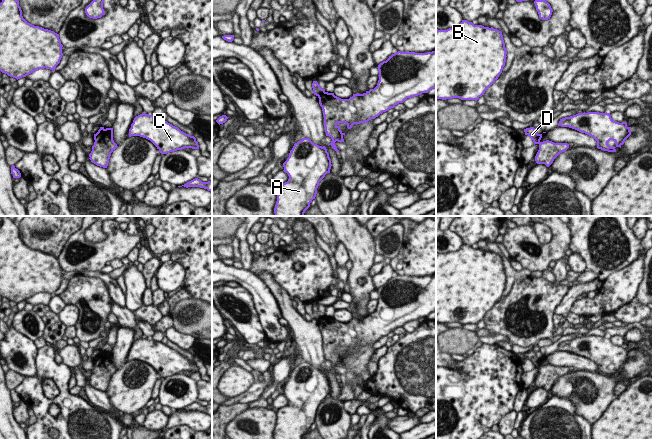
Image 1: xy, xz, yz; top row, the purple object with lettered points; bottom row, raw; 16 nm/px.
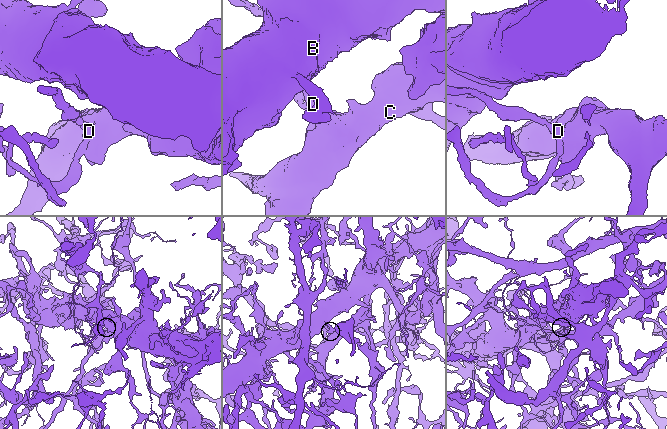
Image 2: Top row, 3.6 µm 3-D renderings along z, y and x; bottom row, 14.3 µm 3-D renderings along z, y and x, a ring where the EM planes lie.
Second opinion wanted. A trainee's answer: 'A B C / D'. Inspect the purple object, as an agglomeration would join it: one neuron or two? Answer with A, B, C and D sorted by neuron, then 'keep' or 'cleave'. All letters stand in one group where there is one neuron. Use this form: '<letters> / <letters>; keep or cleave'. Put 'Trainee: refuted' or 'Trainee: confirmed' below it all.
A B C / D; cleave
Trainee: confirmed

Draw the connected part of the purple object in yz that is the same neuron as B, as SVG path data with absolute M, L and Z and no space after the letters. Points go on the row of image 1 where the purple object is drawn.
M462 20L455 28L436 29L436 99L477 101L498 79L506 62L502 32Z

